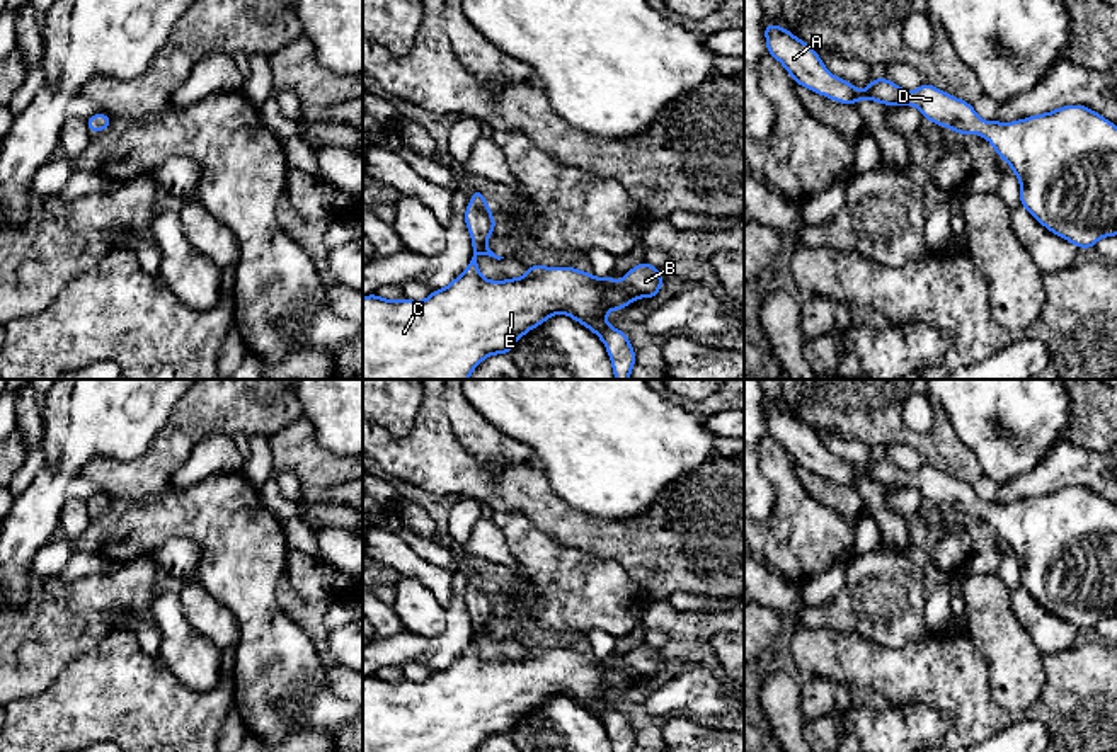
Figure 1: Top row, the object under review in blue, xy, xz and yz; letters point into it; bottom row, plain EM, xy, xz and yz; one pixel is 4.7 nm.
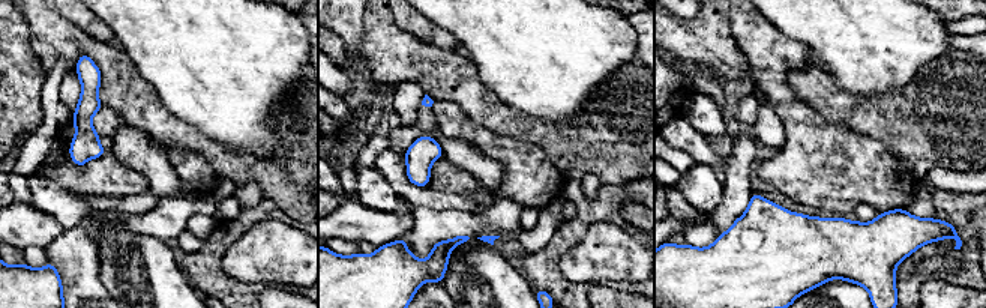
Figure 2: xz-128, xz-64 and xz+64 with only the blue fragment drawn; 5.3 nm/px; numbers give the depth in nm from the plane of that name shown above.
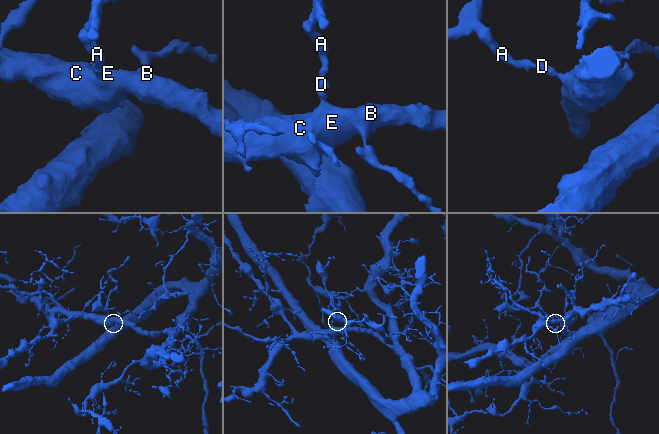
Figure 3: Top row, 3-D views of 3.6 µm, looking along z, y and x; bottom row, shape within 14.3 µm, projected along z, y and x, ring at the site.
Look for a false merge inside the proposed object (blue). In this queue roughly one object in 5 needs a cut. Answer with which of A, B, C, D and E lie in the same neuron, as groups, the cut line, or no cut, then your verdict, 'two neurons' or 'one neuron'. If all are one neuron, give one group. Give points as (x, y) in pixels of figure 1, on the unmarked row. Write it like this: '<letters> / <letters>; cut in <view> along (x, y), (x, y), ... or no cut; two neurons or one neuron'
A B C D E; no cut; one neuron

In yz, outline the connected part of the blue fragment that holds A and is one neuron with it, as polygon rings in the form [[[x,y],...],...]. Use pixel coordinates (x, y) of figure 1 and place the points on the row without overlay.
[[[765,403],[768,436],[776,439],[797,466],[839,485],[870,480],[879,485],[916,487],[925,500],[947,507],[957,516],[976,514],[986,519],[1020,561],[1020,585],[1054,616],[1078,630],[1093,630],[1103,618],[1117,616],[1117,507],[1086,487],[1064,487],[1013,504],[982,502],[974,487],[931,464],[908,473],[889,459],[872,459],[867,471],[828,453],[812,427],[788,410]]]

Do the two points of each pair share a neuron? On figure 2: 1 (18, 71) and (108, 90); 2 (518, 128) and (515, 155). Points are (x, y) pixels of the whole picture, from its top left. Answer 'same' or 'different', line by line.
1: different
2: different

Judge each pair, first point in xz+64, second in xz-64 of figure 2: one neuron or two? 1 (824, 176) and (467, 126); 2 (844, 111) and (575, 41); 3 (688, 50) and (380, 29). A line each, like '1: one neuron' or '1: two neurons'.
1: one neuron
2: two neurons
3: one neuron

